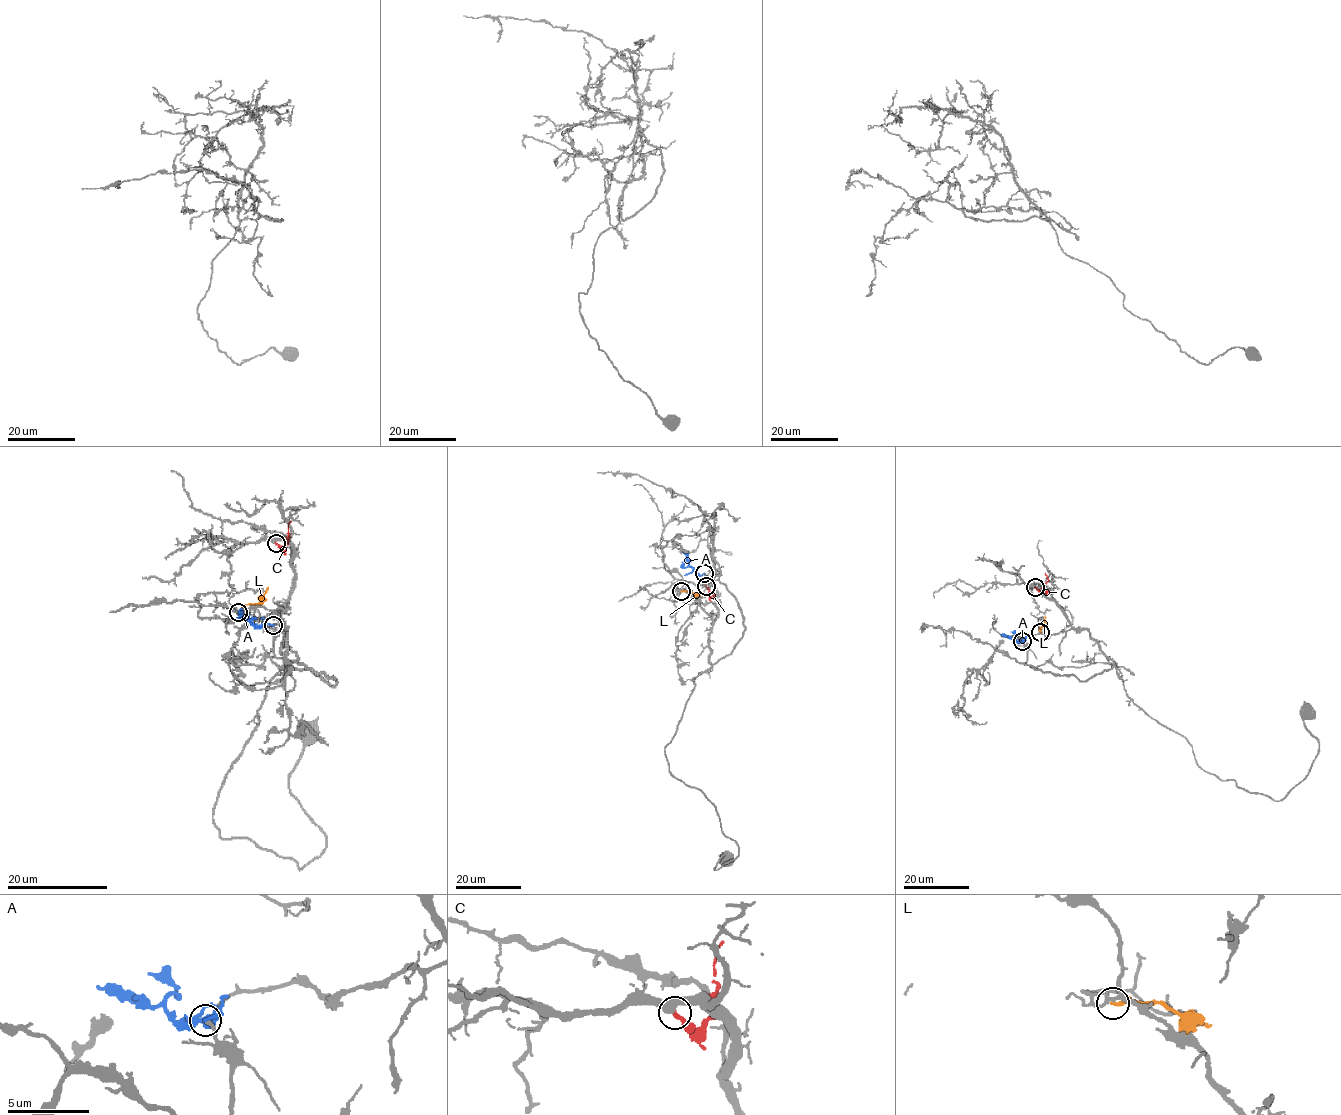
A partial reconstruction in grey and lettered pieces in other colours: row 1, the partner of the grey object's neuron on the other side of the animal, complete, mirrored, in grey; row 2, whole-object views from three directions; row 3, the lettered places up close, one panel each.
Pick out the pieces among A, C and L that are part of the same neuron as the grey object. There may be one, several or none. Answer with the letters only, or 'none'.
none

